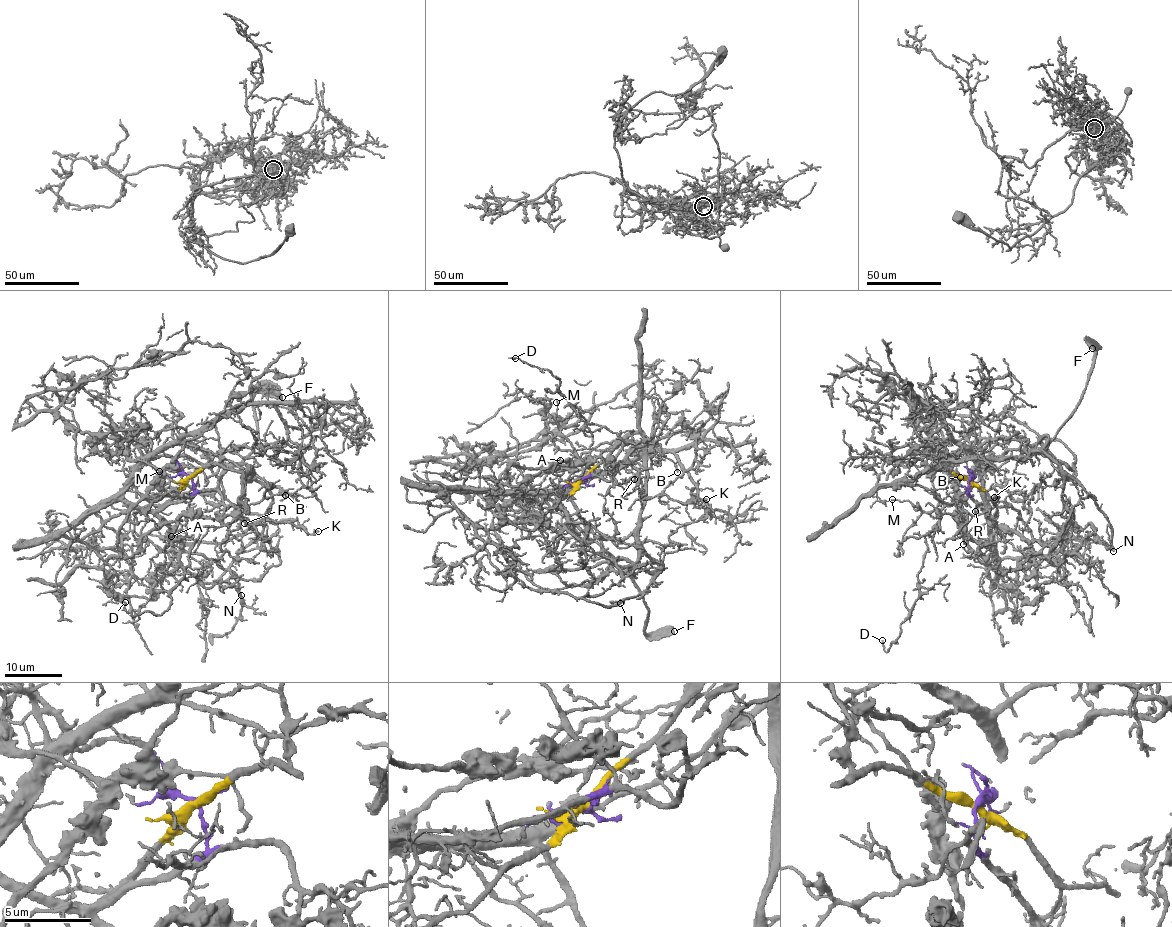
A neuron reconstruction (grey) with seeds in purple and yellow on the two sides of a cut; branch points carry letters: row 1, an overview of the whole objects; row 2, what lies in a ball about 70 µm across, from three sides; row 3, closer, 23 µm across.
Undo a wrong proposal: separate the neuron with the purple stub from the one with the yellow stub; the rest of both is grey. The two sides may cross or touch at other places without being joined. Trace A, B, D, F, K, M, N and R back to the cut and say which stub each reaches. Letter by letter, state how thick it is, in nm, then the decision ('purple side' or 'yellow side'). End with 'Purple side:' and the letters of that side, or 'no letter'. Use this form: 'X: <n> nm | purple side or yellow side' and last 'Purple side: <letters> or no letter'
A: 140 nm | purple side
B: 130 nm | purple side
D: 190 nm | purple side
F: 480 nm | yellow side
K: 160 nm | purple side
M: 120 nm | purple side
N: 200 nm | yellow side
R: 130 nm | purple side
Purple side: A, B, D, K, M, R

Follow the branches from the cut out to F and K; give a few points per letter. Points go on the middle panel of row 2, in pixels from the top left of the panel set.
F: (582, 480), (629, 435), (643, 438), (646, 483), (631, 579), (647, 606), (646, 632), (674, 631)
K: (582, 481), (588, 475), (611, 479), (629, 462), (639, 472), (642, 497), (664, 495), (682, 502), (706, 499)

